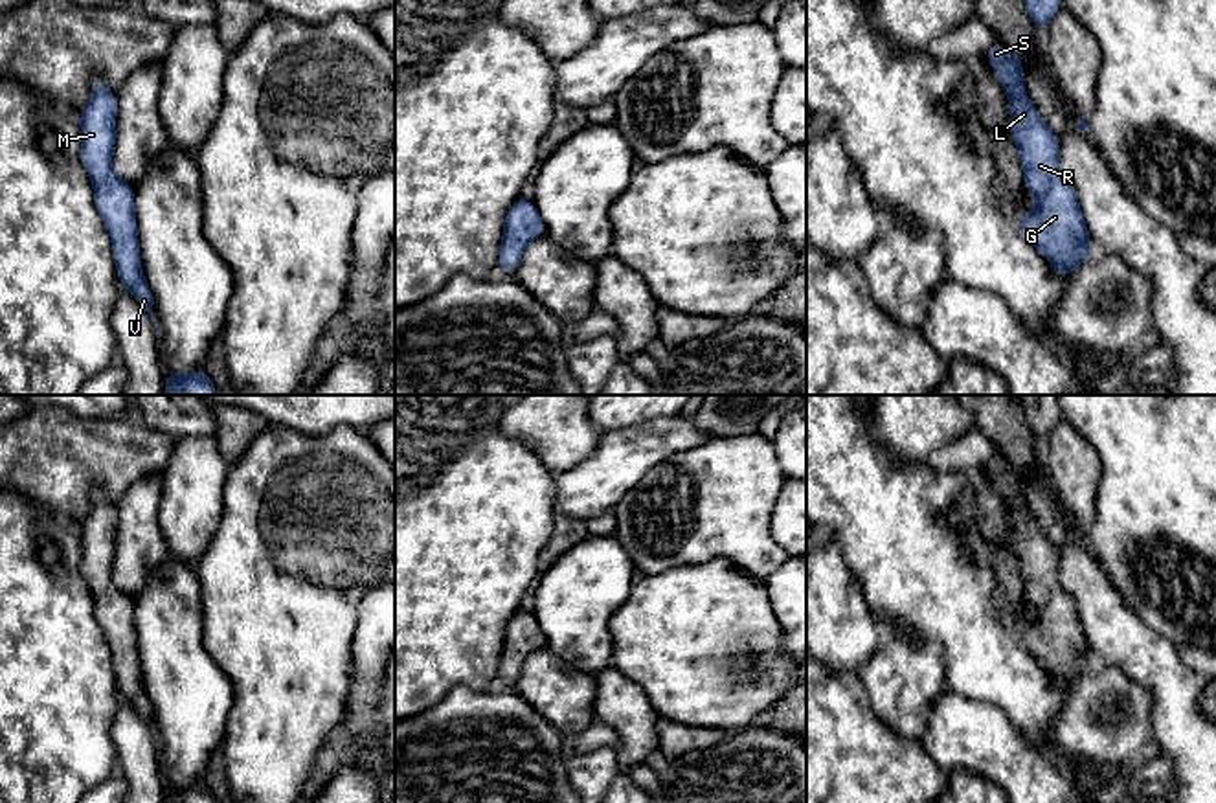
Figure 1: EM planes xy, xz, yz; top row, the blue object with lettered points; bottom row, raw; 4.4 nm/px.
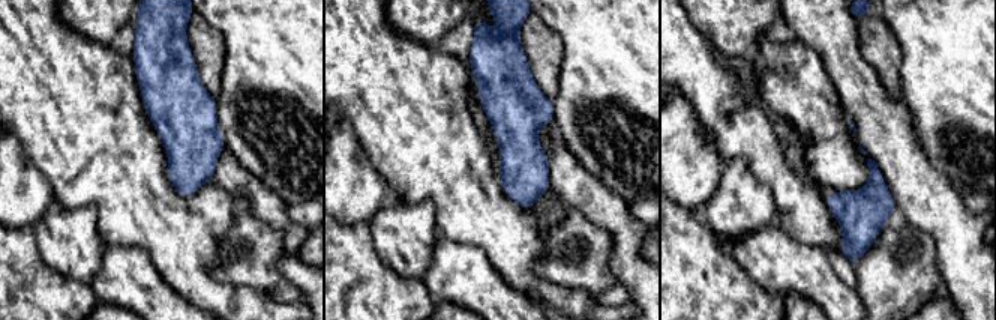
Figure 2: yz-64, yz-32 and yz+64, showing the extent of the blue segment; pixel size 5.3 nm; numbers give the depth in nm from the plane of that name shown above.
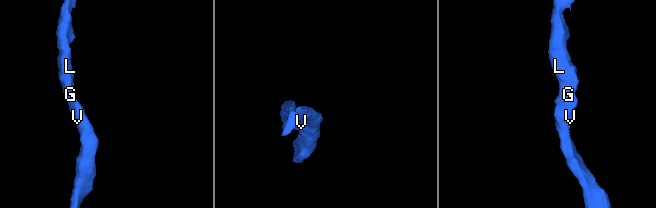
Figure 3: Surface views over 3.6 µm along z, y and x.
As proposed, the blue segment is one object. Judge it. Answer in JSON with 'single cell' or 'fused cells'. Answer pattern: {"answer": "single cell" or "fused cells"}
{"answer": "single cell"}

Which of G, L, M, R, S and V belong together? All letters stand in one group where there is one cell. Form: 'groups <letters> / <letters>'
groups G L M R S V

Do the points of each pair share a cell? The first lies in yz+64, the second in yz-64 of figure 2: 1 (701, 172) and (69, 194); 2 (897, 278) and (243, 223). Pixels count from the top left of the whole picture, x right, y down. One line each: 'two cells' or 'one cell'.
1: two cells
2: one cell

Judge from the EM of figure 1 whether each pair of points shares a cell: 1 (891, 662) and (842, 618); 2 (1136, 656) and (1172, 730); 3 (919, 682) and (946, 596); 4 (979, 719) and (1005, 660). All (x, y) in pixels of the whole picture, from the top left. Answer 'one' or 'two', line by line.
1: one
2: one
3: two
4: two

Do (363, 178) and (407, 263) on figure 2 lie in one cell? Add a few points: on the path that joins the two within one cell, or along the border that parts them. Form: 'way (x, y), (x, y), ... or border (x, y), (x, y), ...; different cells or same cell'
way (369, 199), (404, 233), (405, 242); same cell

